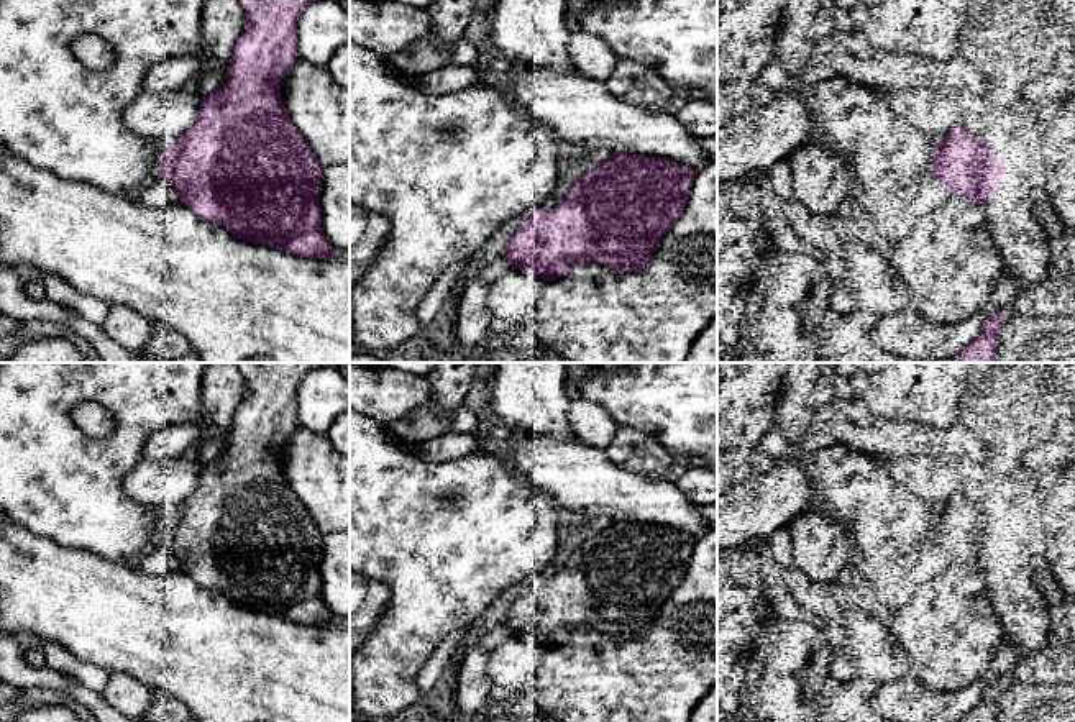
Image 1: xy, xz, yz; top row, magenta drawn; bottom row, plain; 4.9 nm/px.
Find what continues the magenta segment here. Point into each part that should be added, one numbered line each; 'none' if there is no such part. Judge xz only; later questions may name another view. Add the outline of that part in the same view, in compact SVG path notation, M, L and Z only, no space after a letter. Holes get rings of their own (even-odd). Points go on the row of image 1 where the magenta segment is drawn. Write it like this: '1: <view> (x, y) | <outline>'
none

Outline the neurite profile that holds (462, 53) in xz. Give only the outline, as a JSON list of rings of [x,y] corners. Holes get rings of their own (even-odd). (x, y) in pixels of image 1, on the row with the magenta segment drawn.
[[[463,36],[450,46],[450,66],[473,67],[476,62],[476,49]]]

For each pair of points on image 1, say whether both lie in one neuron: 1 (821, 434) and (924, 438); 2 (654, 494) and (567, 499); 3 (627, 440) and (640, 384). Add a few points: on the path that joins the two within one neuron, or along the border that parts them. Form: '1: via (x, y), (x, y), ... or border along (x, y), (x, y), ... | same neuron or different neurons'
1: via (847, 434), (898, 437) | same neuron
2: via (632, 494), (588, 494) | same neuron
3: border along (619, 425), (647, 432), (663, 448) | different neurons

